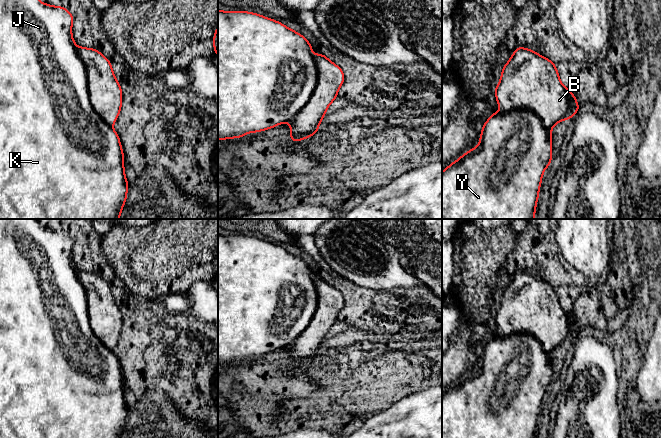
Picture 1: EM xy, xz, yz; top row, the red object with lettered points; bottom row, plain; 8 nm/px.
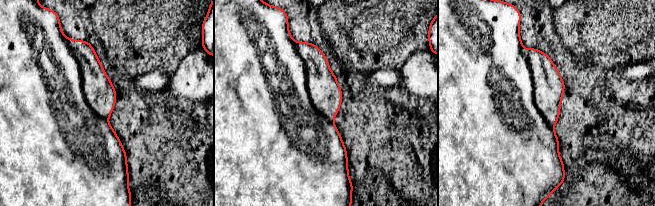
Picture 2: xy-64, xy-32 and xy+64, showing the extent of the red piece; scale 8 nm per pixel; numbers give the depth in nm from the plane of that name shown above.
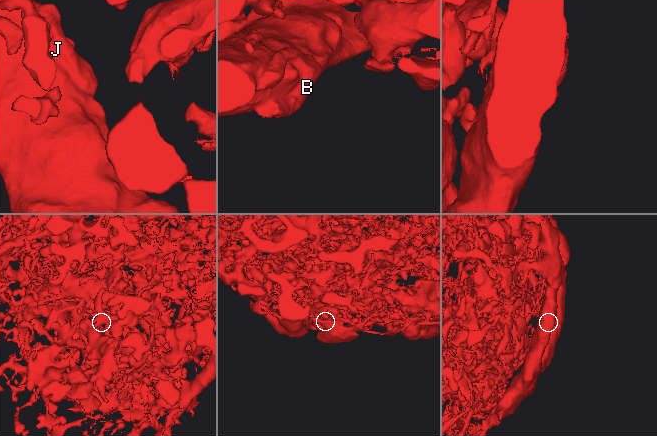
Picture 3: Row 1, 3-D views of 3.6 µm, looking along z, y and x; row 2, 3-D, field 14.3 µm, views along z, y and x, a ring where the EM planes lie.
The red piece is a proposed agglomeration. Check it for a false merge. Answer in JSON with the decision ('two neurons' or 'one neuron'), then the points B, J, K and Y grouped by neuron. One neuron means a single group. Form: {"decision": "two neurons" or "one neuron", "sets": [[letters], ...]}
{"decision": "two neurons", "sets": [["B"], ["J", "K", "Y"]]}

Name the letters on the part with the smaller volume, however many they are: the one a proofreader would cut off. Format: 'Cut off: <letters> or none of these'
Cut off: B

